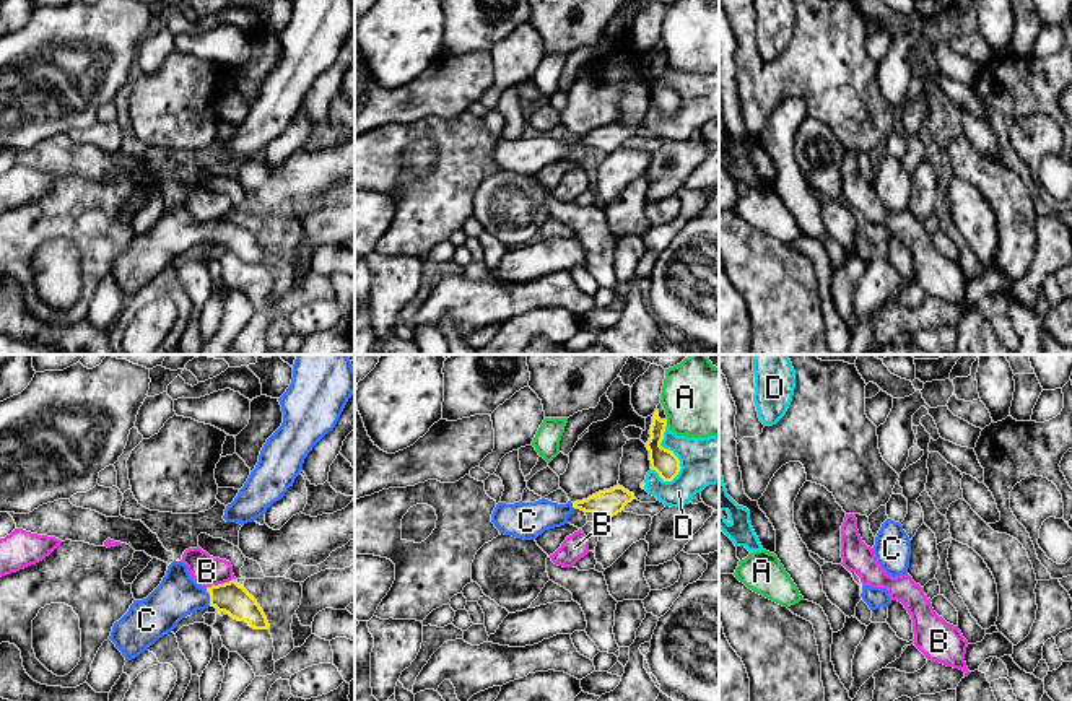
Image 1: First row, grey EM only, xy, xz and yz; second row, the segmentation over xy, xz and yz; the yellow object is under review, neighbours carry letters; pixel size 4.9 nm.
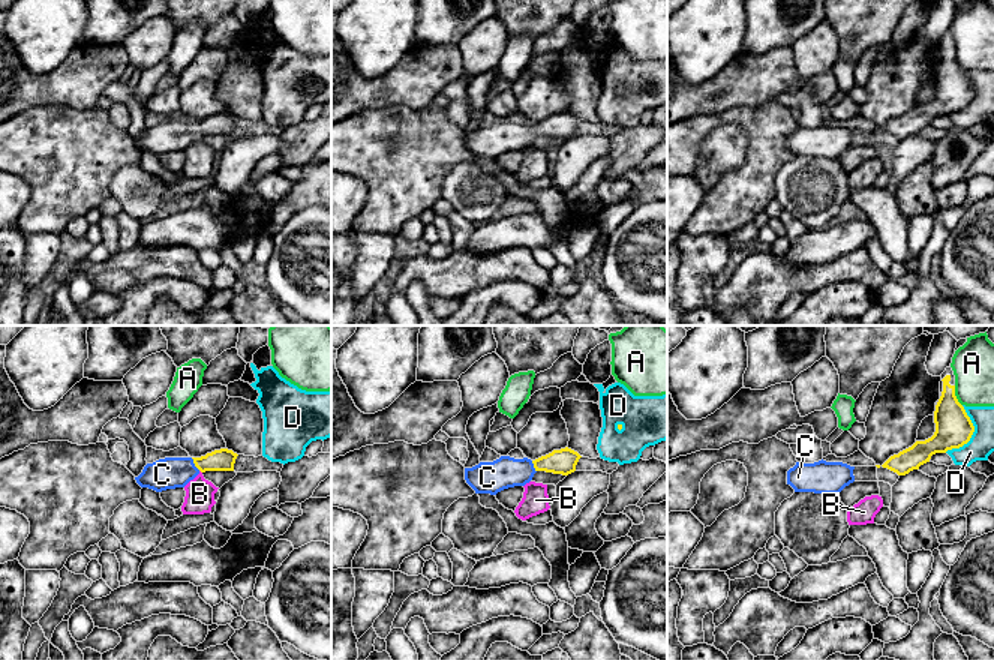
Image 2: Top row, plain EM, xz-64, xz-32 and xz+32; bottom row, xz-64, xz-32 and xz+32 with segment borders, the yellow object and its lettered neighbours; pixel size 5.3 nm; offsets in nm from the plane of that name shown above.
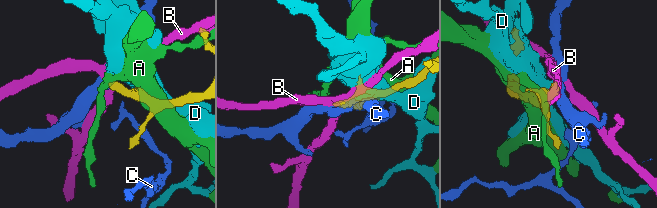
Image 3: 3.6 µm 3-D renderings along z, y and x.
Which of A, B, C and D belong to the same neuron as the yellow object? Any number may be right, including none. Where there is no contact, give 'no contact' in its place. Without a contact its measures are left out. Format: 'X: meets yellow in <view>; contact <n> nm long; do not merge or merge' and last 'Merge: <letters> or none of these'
A: meets yellow in xz; contact 30 nm long; do not merge
B: meets yellow in xy; contact 140 nm long; do not merge
C: meets yellow in xy; contact 90 nm long; merge
D: meets yellow in xz; contact 260 nm long; do not merge
Merge: C

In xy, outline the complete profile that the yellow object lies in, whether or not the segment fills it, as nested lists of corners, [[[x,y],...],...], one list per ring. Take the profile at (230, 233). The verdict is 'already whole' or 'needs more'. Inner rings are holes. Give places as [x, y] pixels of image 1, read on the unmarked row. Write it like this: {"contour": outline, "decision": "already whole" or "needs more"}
{"contour": [[[182,197],[168,202],[161,220],[143,236],[133,236],[129,247],[114,259],[109,275],[125,296],[148,286],[159,273],[171,268],[189,249],[215,242],[254,265],[270,265],[257,236],[236,216],[200,223]]], "decision": "needs more"}

